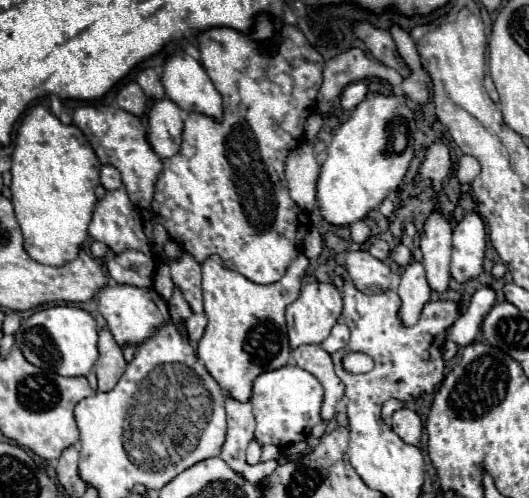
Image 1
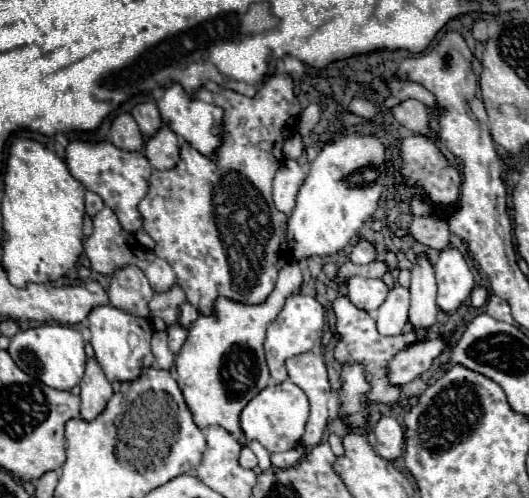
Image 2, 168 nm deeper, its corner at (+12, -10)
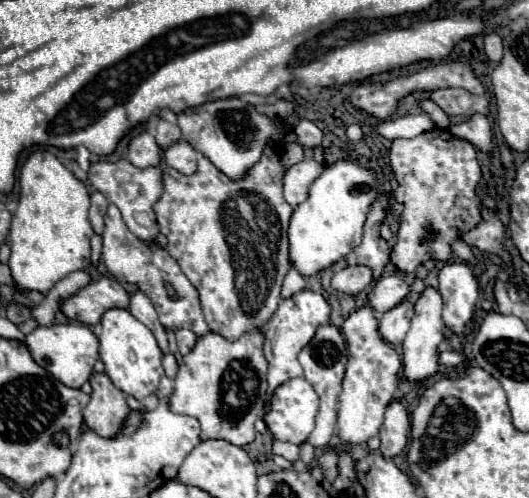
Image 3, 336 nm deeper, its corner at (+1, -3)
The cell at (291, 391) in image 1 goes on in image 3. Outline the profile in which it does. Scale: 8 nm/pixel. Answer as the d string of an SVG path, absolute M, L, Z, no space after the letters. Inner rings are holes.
M297 377L297 379L291 379L291 381L287 381L275 389L273 399L271 399L271 409L265 415L265 423L277 441L289 441L289 443L301 445L307 441L309 433L315 427L317 411L319 411L317 393L313 391L313 387L303 377Z

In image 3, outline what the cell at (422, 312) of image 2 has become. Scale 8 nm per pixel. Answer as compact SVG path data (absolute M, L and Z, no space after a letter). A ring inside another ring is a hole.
M427 287L425 293L421 293L419 301L415 303L415 315L411 321L411 329L407 331L403 339L403 373L401 377L407 381L421 381L437 373L439 361L437 361L437 347L443 341L443 321L441 321L441 309L443 309L443 299L439 297L439 291Z

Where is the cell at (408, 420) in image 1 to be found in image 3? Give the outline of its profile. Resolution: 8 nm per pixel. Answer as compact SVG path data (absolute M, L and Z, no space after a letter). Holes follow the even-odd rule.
M391 401L385 411L385 421L379 429L379 439L381 439L379 451L385 459L391 459L405 449L409 429L411 423L405 405L401 401Z

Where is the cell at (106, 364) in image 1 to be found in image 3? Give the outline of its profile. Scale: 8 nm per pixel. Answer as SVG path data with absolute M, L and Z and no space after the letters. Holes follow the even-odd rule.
M95 373L91 377L91 401L83 409L83 421L87 429L95 431L99 437L117 437L125 425L131 409L125 403L125 395L111 385L105 373Z

